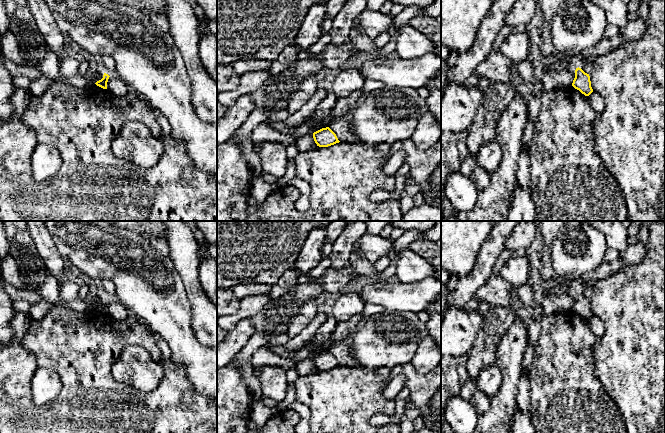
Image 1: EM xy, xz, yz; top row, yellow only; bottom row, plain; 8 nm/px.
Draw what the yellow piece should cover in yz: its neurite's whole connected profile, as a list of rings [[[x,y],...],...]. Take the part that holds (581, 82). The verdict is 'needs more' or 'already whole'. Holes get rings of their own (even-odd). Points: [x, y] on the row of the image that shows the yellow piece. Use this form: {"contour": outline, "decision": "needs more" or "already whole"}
{"contour": [[[579,67],[575,70],[575,78],[572,86],[585,96],[589,96],[593,92],[589,74],[585,73]]], "decision": "already whole"}

